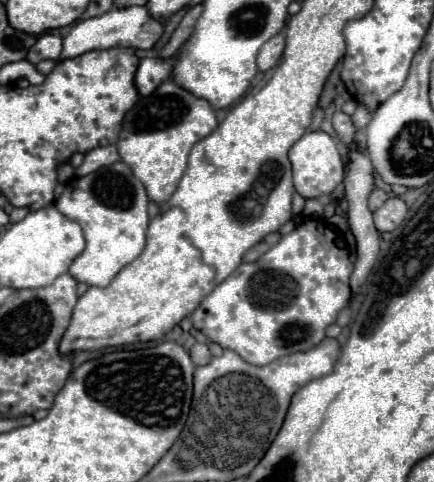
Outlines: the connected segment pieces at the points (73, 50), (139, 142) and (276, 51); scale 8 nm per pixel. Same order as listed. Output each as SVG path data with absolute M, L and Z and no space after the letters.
M124 7L124 9L110 9L108 13L92 19L84 19L74 25L74 29L64 37L64 49L58 59L46 59L36 63L36 69L42 75L48 75L56 63L64 59L74 59L78 55L84 55L92 49L112 49L112 47L134 47L134 49L152 49L152 45L160 39L164 33L164 25L156 19L152 19L146 11L146 7Z
M164 81L152 95L140 97L138 103L124 115L116 147L120 159L146 187L148 199L154 203L166 203L186 169L192 145L210 135L220 123L216 121L208 101L200 101L176 83Z
M278 33L270 41L266 41L260 49L260 55L258 55L258 69L268 71L272 65L276 65L276 61L284 53L284 45L286 45L286 35L284 33Z

